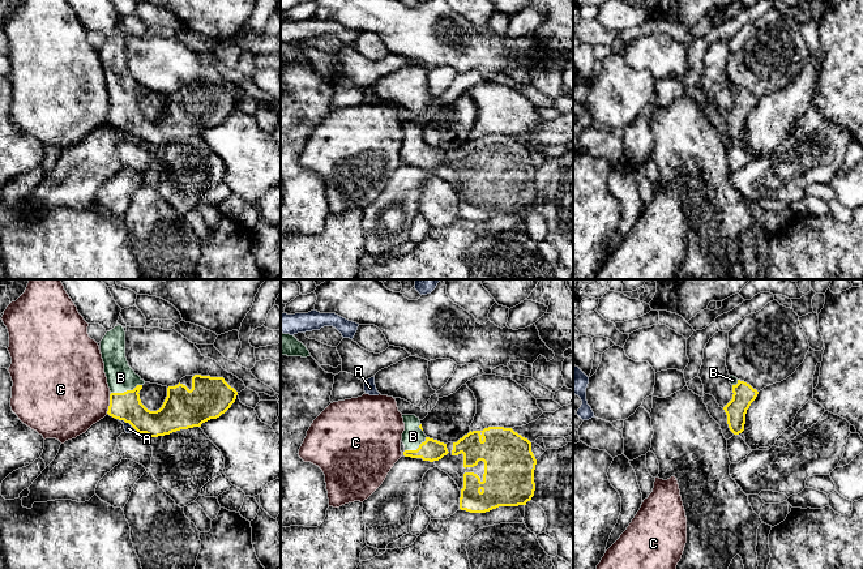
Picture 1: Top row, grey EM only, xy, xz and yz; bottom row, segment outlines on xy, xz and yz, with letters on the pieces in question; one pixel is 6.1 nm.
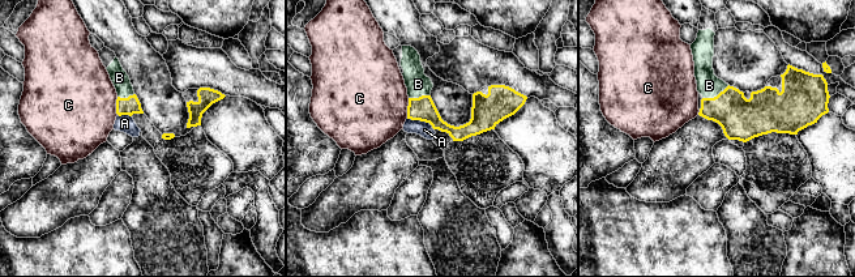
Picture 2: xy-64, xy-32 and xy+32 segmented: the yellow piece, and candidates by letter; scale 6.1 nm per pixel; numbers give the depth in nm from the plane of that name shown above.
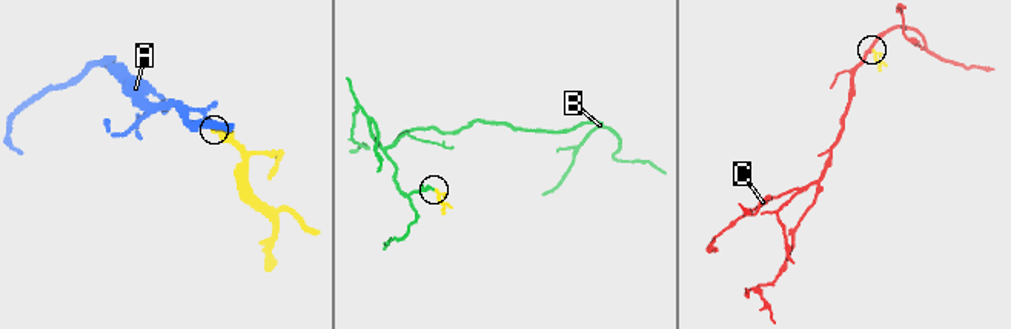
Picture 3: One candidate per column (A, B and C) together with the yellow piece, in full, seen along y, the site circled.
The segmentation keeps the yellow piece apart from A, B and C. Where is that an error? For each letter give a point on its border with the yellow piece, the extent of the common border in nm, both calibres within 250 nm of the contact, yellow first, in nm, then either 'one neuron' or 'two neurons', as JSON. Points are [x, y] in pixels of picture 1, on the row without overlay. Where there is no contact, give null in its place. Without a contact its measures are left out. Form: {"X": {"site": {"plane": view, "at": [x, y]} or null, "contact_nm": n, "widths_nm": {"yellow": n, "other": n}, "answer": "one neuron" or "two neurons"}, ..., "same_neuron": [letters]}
{"A": {"site": {"plane": "xy", "at": [128, 129]}, "contact_nm": 160, "widths_nm": {"yellow": 180, "other": 50}, "answer": "two neurons"}, "B": {"site": {"plane": "xy", "at": [127, 98]}, "contact_nm": 200, "widths_nm": {"yellow": 180, "other": 180}, "answer": "one neuron"}, "C": {"site": {"plane": "xy", "at": [110, 111]}, "contact_nm": 120, "widths_nm": {"yellow": 180, "other": 460}, "answer": "two neurons"}, "same_neuron": ["B"]}

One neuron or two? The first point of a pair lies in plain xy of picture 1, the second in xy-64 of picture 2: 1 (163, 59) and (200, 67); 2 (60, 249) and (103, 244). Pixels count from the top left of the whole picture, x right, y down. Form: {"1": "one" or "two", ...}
{"1": "one", "2": "one"}

